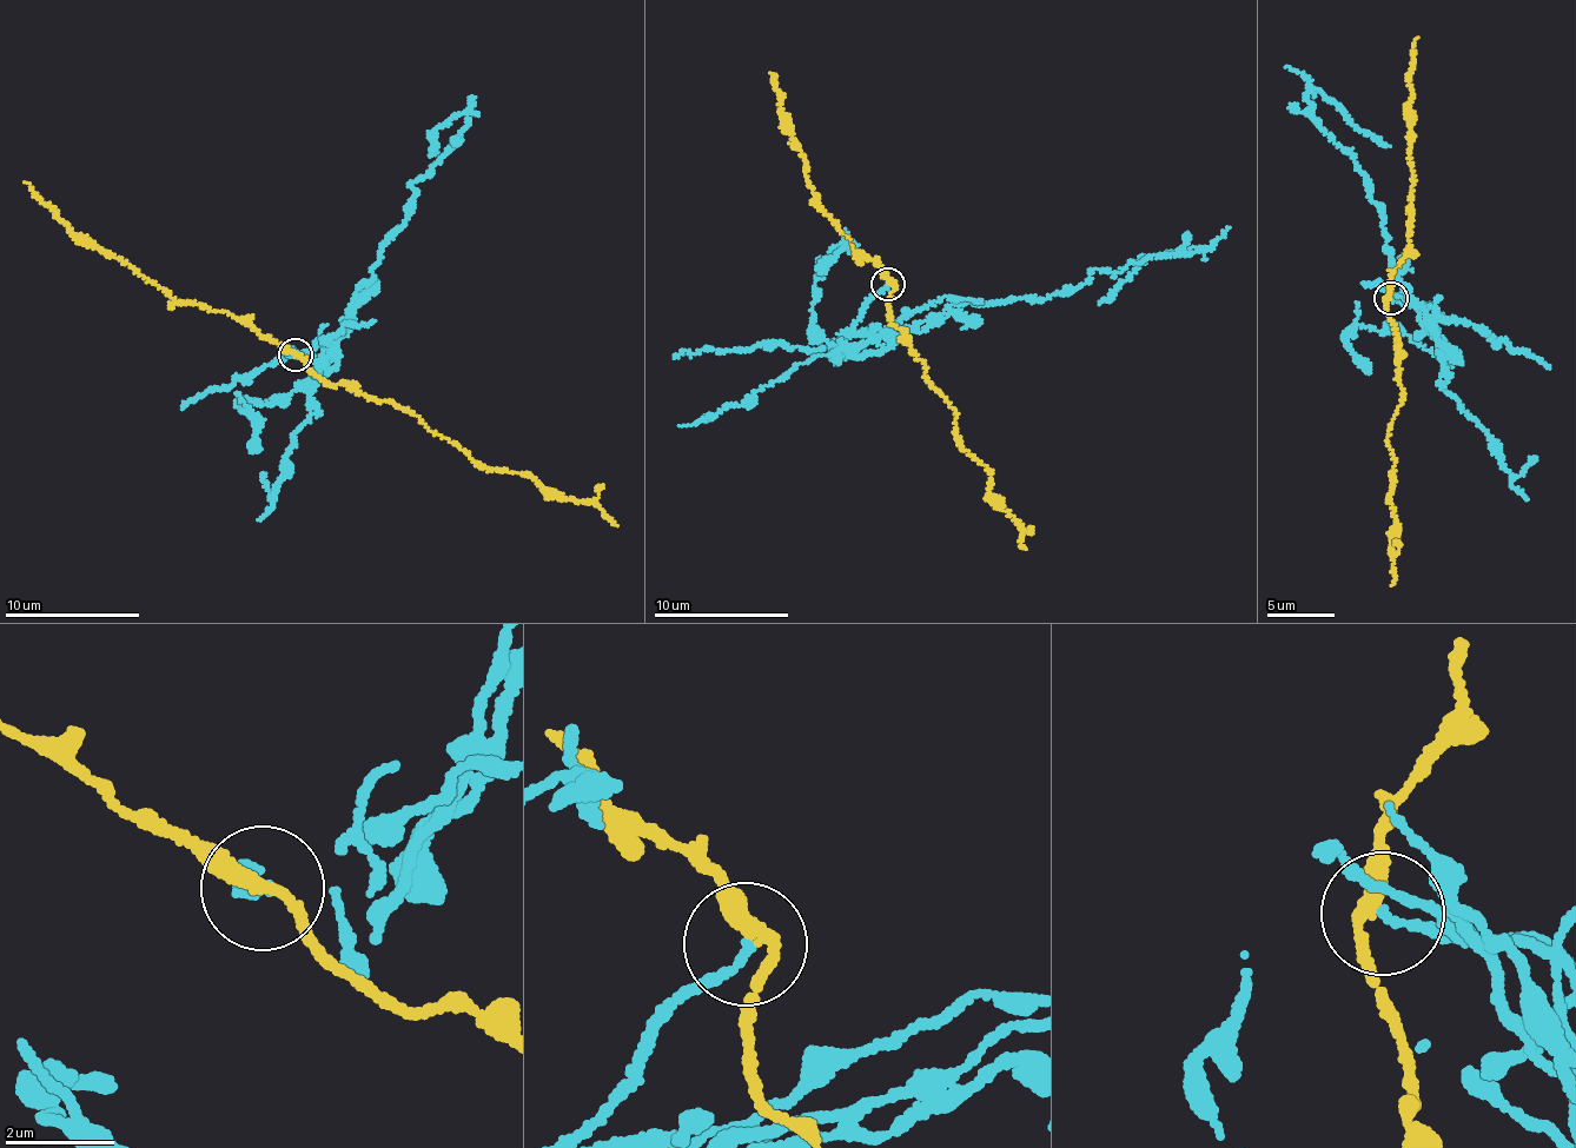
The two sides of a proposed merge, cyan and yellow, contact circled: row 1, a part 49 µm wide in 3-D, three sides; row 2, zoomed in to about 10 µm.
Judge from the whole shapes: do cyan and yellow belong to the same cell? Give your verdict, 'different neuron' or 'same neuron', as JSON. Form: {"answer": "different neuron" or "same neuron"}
{"answer": "different neuron"}

